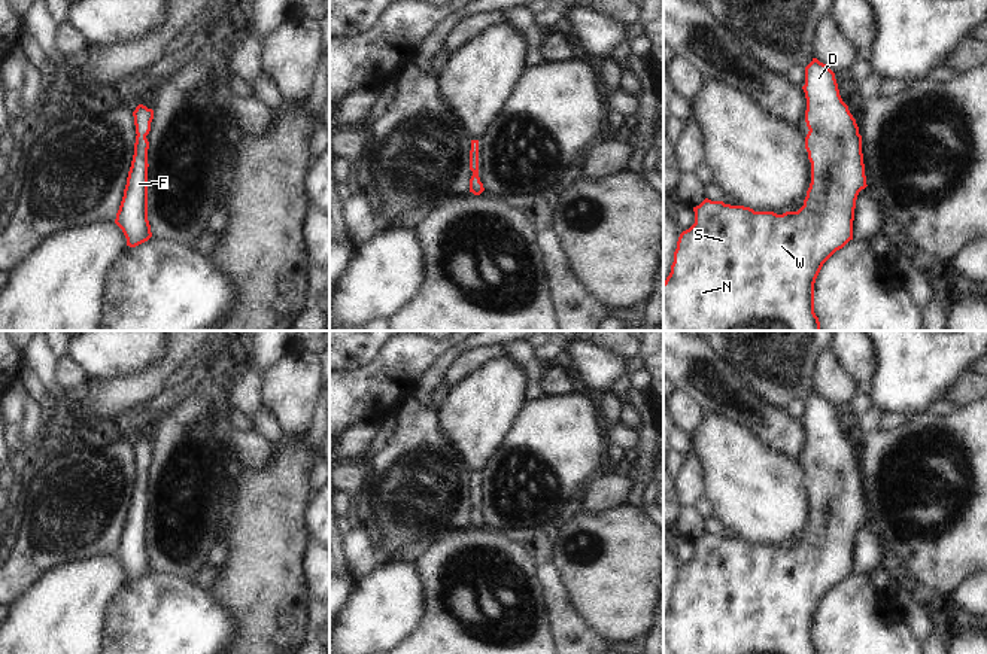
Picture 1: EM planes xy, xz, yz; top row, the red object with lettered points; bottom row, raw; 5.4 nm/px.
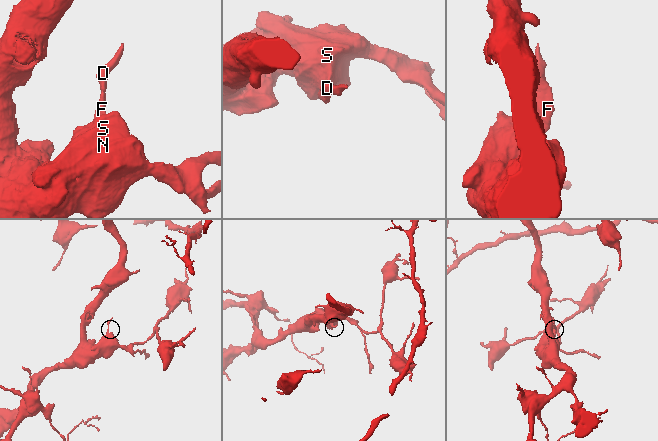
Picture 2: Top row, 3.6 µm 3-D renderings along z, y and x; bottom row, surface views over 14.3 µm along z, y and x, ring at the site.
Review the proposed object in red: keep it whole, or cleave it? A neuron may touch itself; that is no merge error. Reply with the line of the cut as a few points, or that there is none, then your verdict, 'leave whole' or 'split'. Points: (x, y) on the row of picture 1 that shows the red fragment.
cut none; leave whole

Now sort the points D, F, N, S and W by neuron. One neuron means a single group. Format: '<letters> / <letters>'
D F N S W

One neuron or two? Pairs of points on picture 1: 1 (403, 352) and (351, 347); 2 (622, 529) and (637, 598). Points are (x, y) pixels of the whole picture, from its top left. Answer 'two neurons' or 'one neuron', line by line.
1: two neurons
2: one neuron

